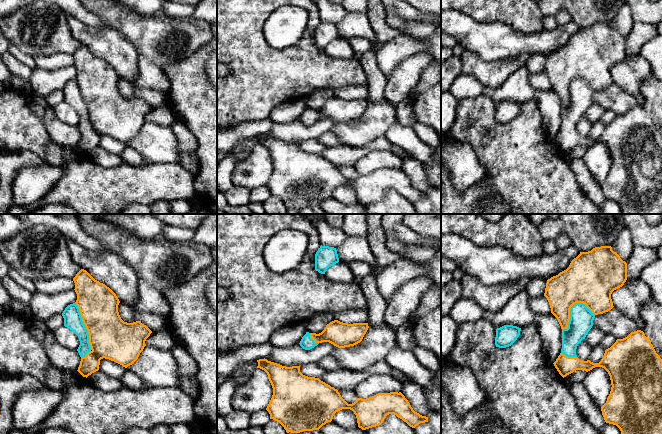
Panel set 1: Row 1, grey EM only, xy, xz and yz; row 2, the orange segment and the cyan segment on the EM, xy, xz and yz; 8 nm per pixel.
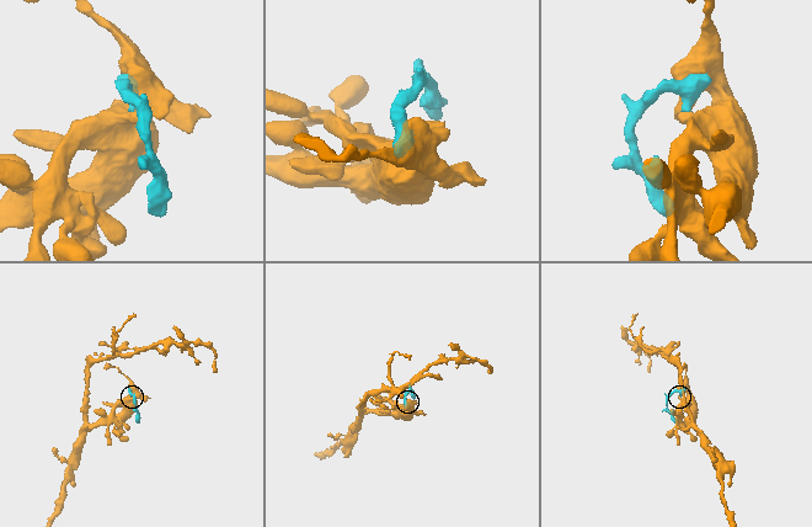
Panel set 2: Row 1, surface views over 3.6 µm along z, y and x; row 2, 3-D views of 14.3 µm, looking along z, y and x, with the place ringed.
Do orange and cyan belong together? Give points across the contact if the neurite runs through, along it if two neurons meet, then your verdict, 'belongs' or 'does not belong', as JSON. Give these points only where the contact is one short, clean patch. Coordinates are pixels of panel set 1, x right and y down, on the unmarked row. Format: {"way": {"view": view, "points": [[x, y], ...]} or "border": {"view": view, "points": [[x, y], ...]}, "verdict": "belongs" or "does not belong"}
{"verdict": "belongs"}

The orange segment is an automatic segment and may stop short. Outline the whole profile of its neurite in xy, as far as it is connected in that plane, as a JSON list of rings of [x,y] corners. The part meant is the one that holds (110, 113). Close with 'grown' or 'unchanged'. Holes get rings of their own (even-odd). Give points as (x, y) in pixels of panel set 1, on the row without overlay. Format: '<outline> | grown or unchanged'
[[[81,45],[73,54],[77,76],[68,81],[62,89],[64,102],[79,114],[77,125],[81,137],[78,148],[88,153],[99,146],[100,136],[105,134],[127,144],[139,133],[146,122],[145,117],[152,107],[141,97],[124,98],[118,88],[120,79],[116,70],[105,60],[95,56],[86,46]]] | grown

